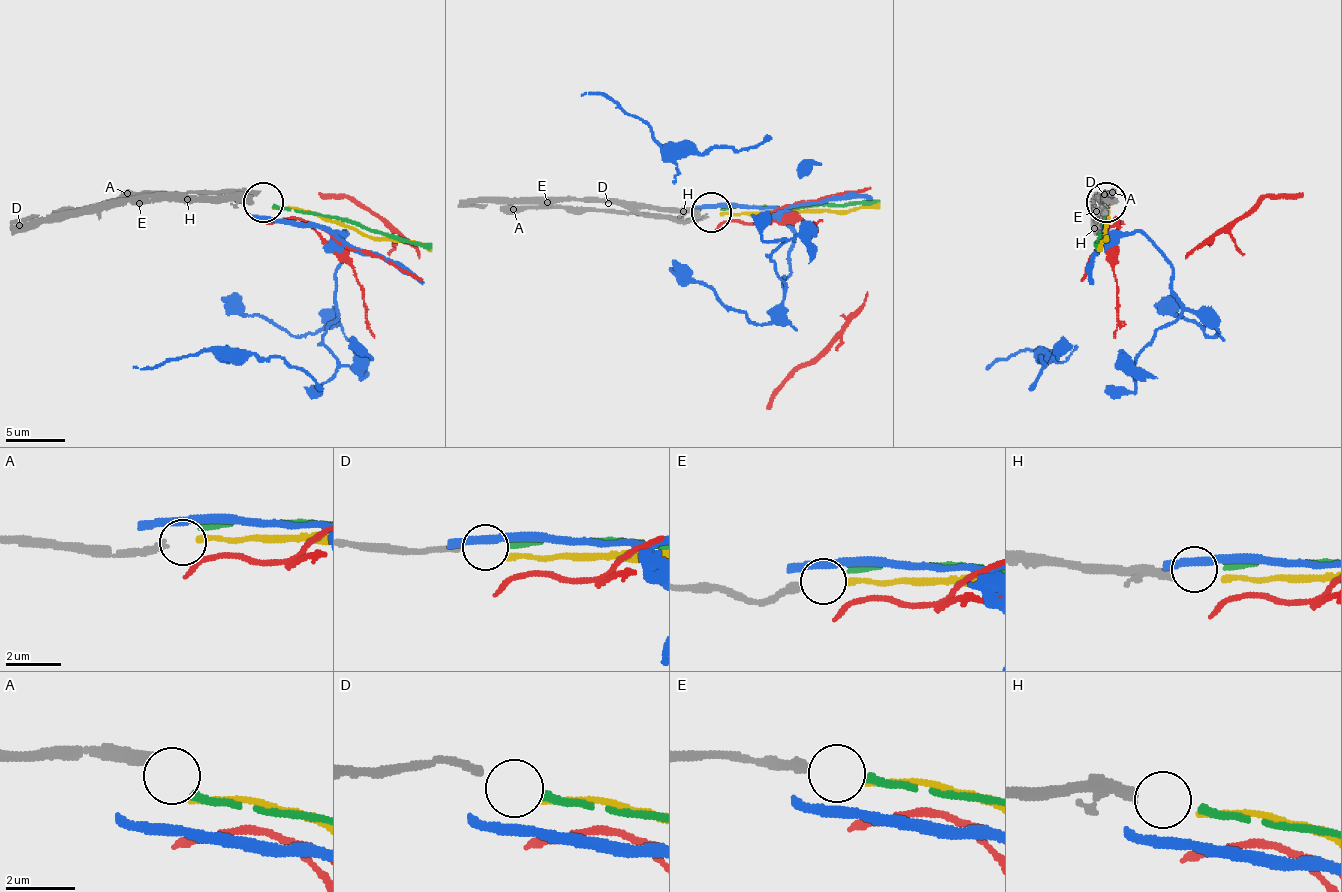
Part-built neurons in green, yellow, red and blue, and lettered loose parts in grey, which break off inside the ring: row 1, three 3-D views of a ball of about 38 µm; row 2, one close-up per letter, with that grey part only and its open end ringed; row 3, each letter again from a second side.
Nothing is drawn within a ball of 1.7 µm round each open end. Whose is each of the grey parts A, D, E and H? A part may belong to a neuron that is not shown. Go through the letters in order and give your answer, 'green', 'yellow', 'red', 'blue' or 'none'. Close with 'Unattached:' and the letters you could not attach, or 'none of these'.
A: none
D: green
E: yellow
H: none
Unattached: A, H

